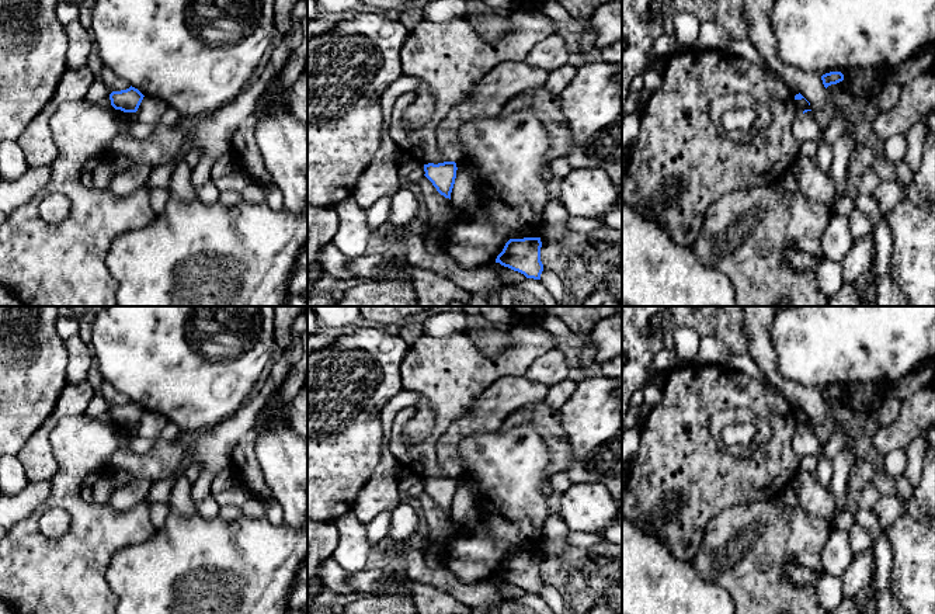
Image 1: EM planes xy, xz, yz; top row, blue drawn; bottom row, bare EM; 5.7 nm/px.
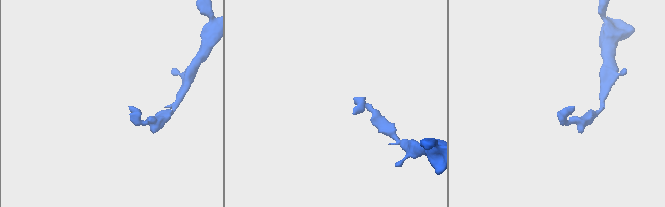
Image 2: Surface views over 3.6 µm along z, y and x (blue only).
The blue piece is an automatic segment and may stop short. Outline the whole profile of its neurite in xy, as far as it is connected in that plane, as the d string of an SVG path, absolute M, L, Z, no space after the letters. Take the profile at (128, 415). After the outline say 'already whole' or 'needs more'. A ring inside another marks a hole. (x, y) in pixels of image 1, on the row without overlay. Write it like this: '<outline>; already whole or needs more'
M132 400L126 405L112 406L110 409L111 420L124 427L136 427L143 412L145 410Z; already whole

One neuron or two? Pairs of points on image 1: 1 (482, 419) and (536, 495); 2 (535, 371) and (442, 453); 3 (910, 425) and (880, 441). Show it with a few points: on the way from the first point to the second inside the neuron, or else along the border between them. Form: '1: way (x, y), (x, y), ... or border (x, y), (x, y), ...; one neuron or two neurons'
1: border (499, 427), (476, 432), (459, 441); two neurons
2: border (524, 375), (549, 387); two neurons
3: way (903, 430), (897, 436), (887, 437); one neuron

